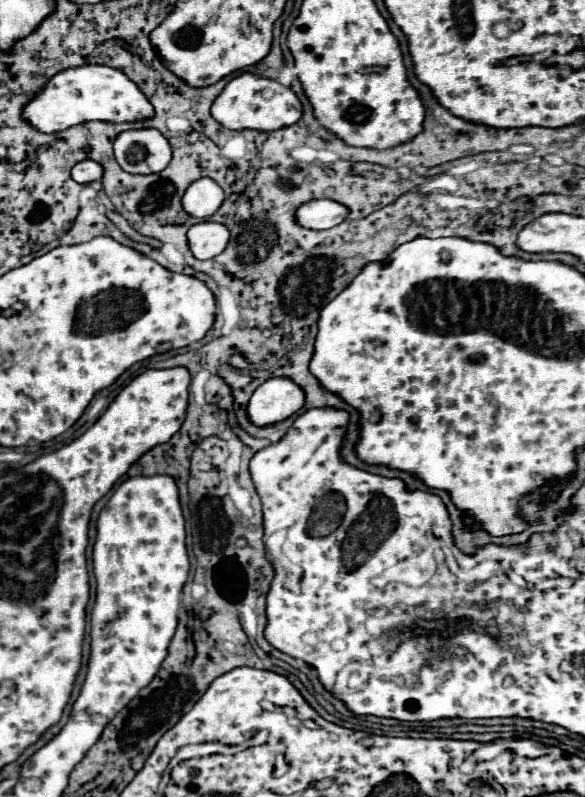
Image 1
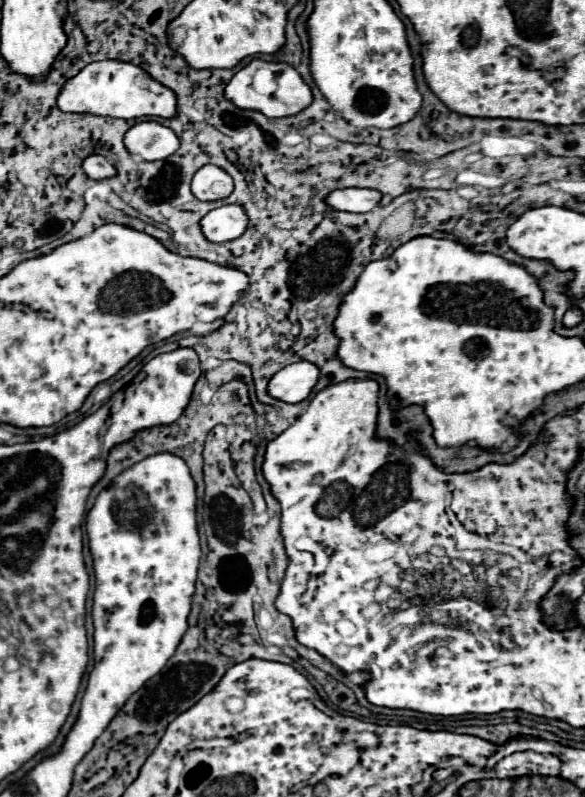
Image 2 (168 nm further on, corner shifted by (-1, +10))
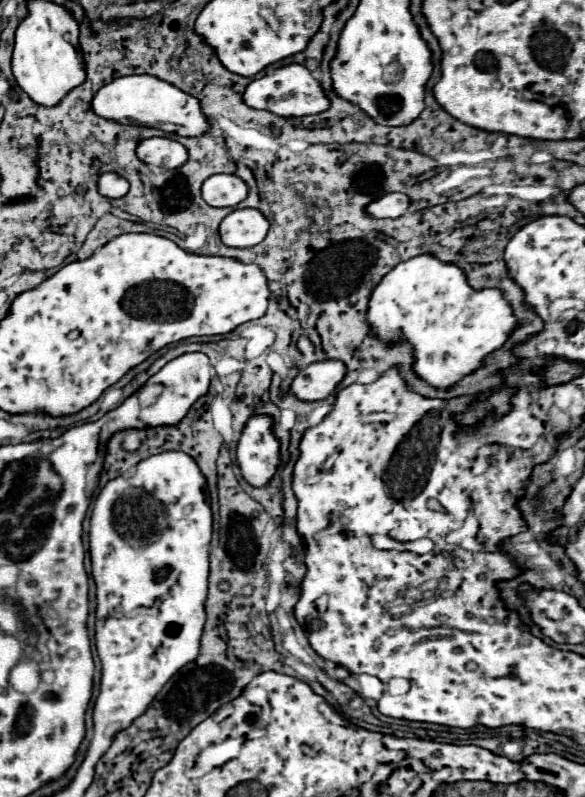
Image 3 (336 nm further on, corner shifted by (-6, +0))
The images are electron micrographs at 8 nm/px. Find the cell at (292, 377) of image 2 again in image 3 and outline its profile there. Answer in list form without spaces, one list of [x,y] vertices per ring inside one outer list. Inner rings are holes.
[[[336,360],[314,362],[298,372],[298,376],[290,384],[290,392],[302,402],[324,400],[336,390],[344,374],[346,370],[342,362],[336,362]]]

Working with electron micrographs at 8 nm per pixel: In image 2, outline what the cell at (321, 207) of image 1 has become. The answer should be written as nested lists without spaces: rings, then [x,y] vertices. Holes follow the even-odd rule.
[[[345,188],[335,190],[327,196],[327,204],[333,210],[347,210],[347,212],[371,212],[381,202],[381,192],[371,188]]]

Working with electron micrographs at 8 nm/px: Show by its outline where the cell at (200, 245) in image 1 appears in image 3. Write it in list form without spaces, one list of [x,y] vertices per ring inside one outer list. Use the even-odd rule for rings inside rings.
[[[254,208],[232,210],[218,226],[220,240],[232,248],[250,248],[266,238],[270,224]]]

